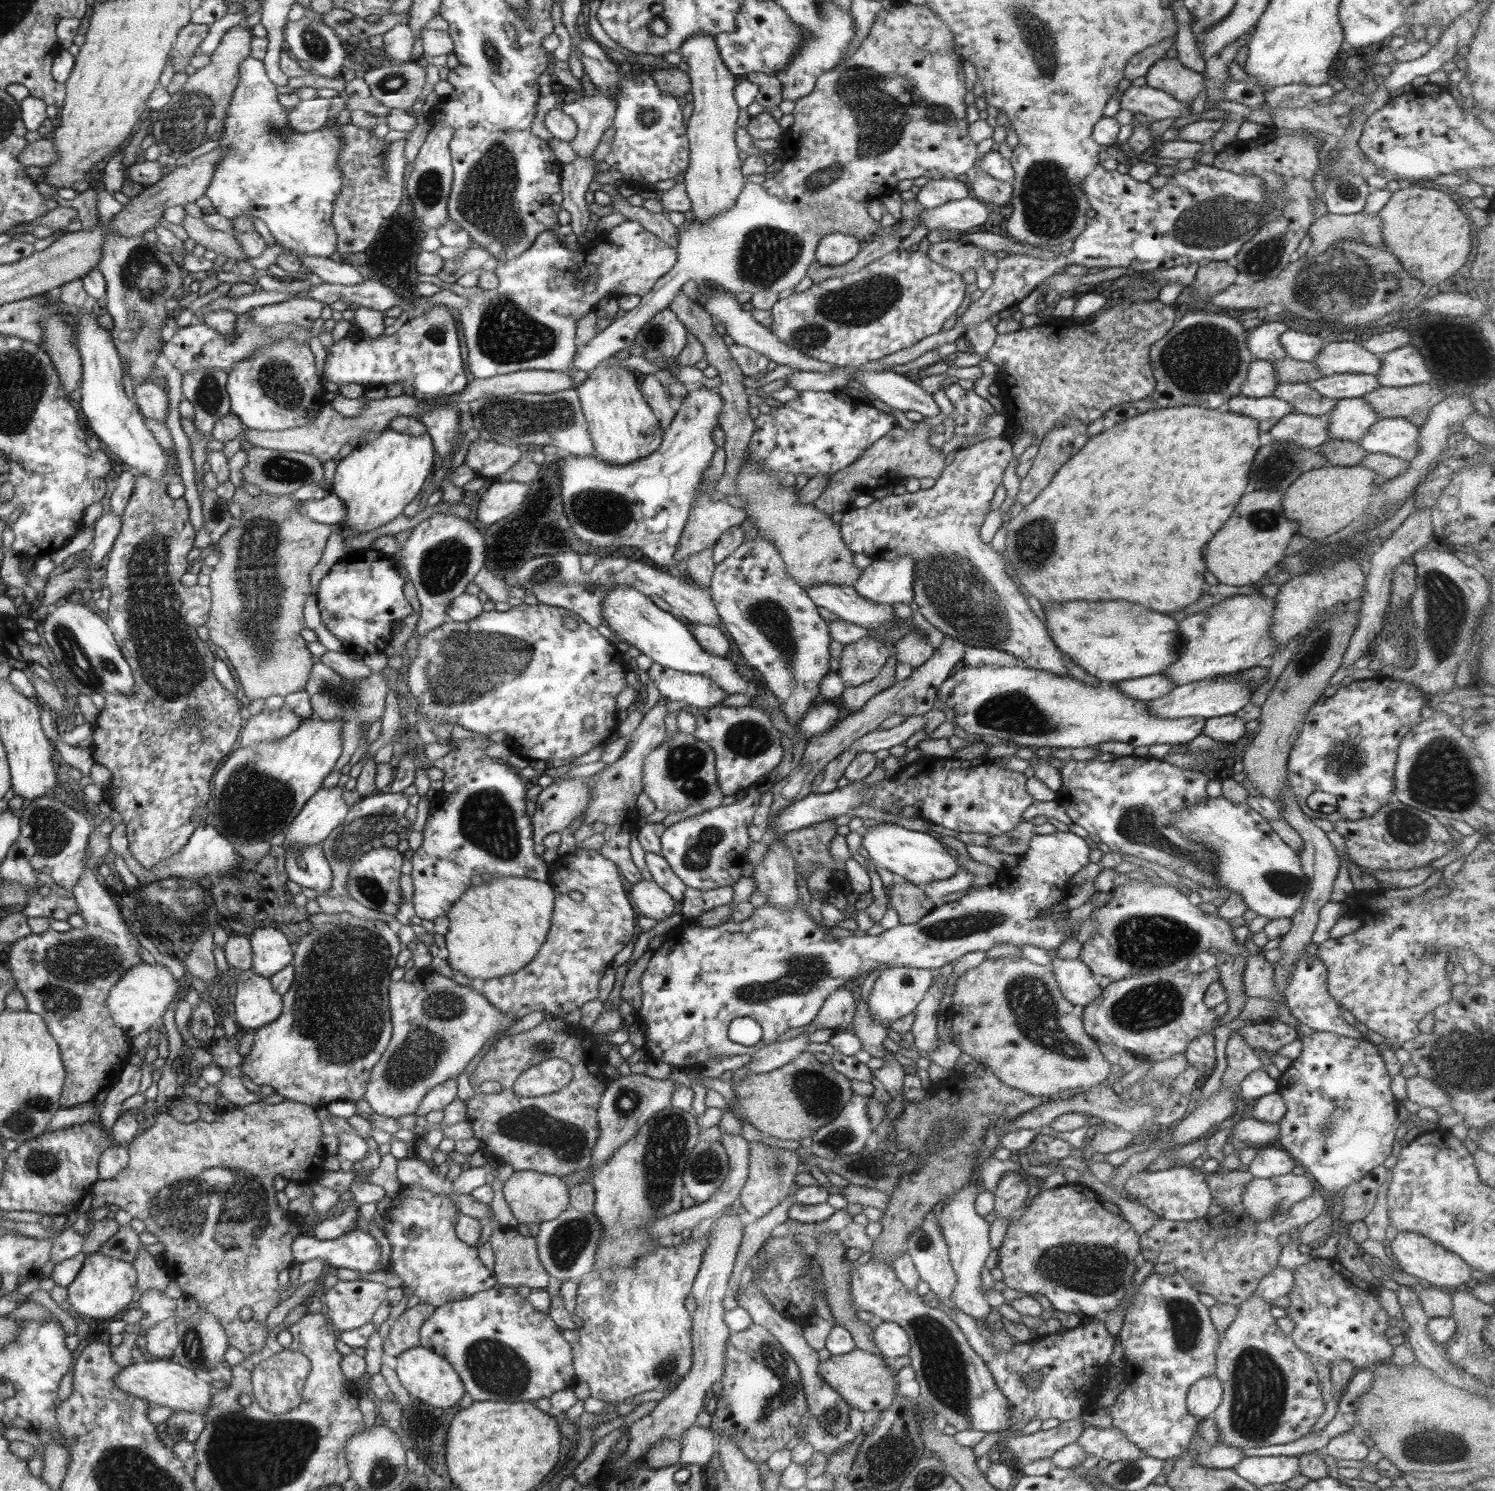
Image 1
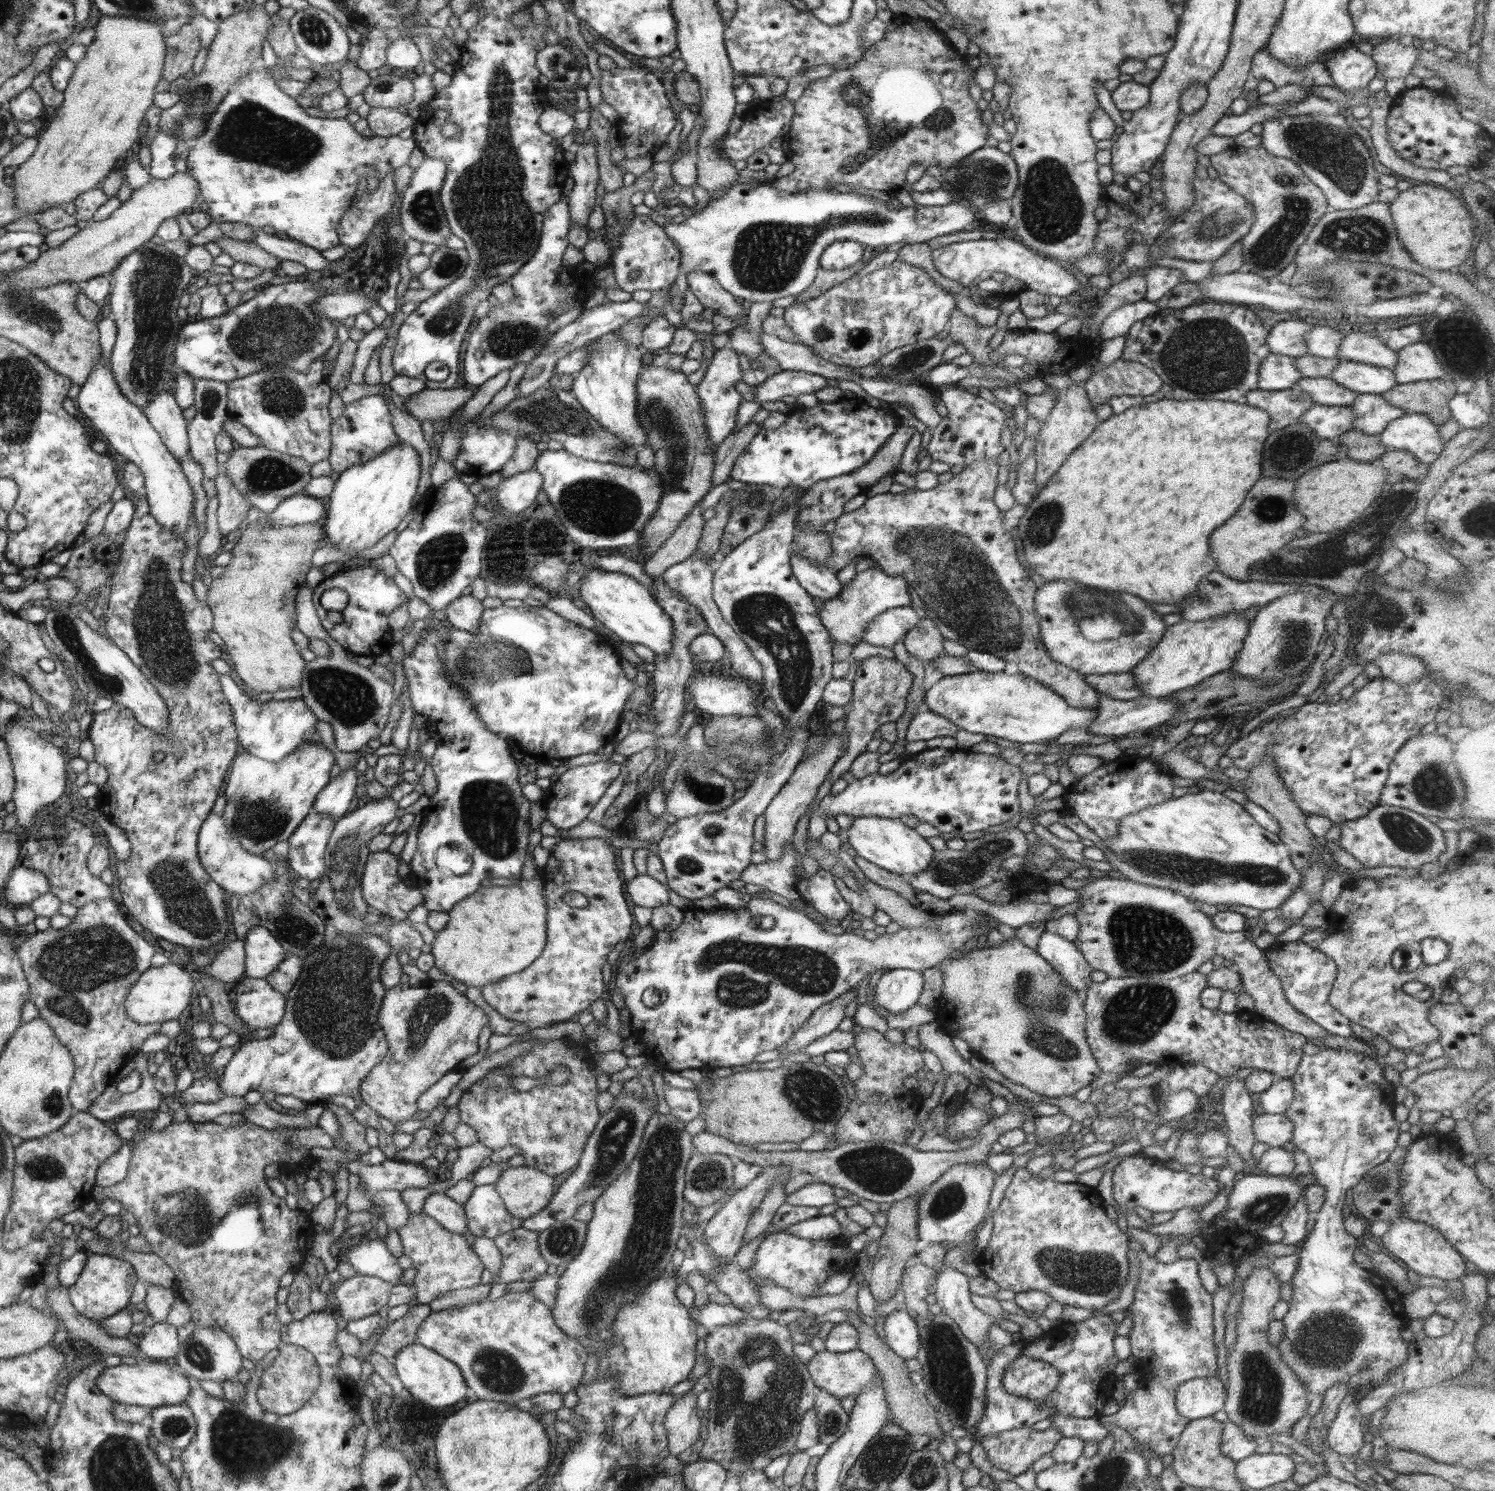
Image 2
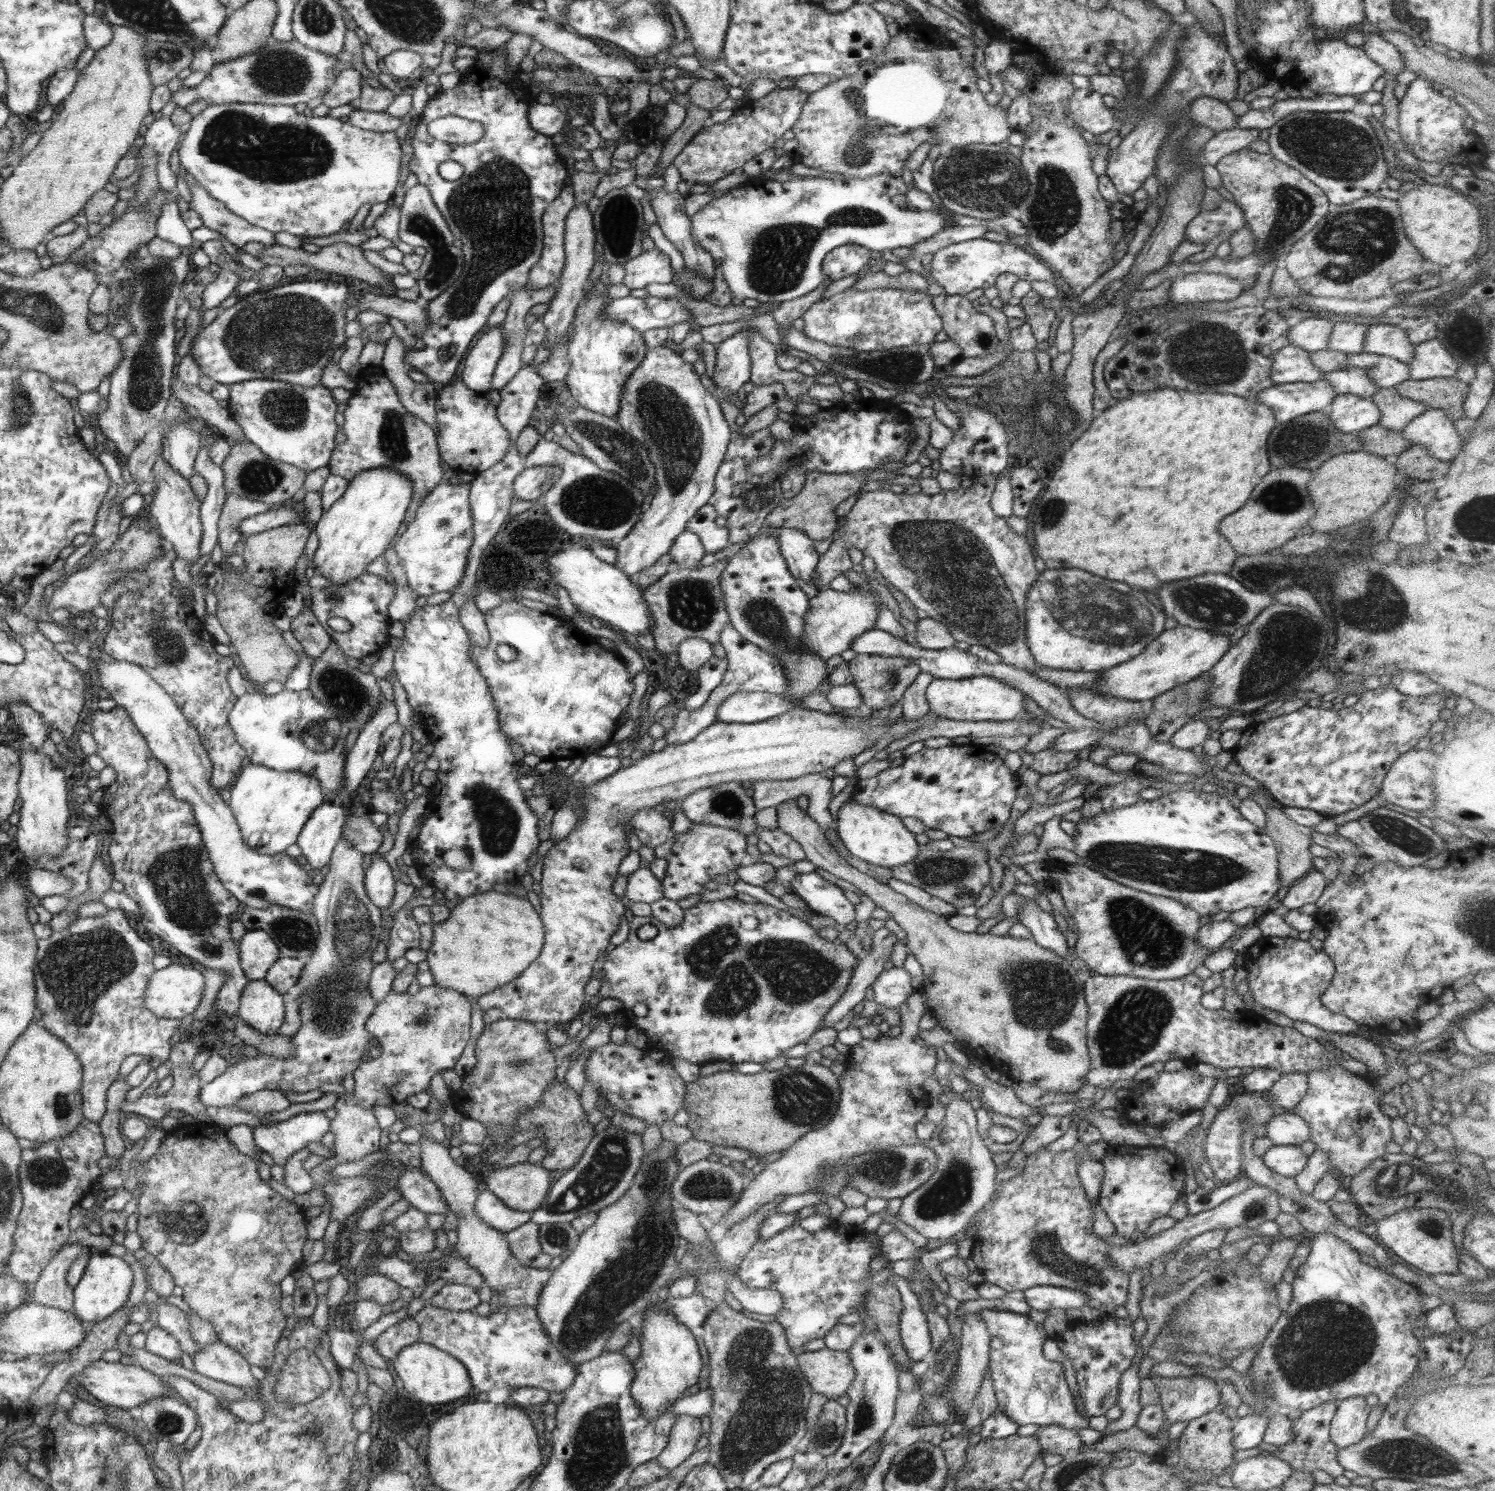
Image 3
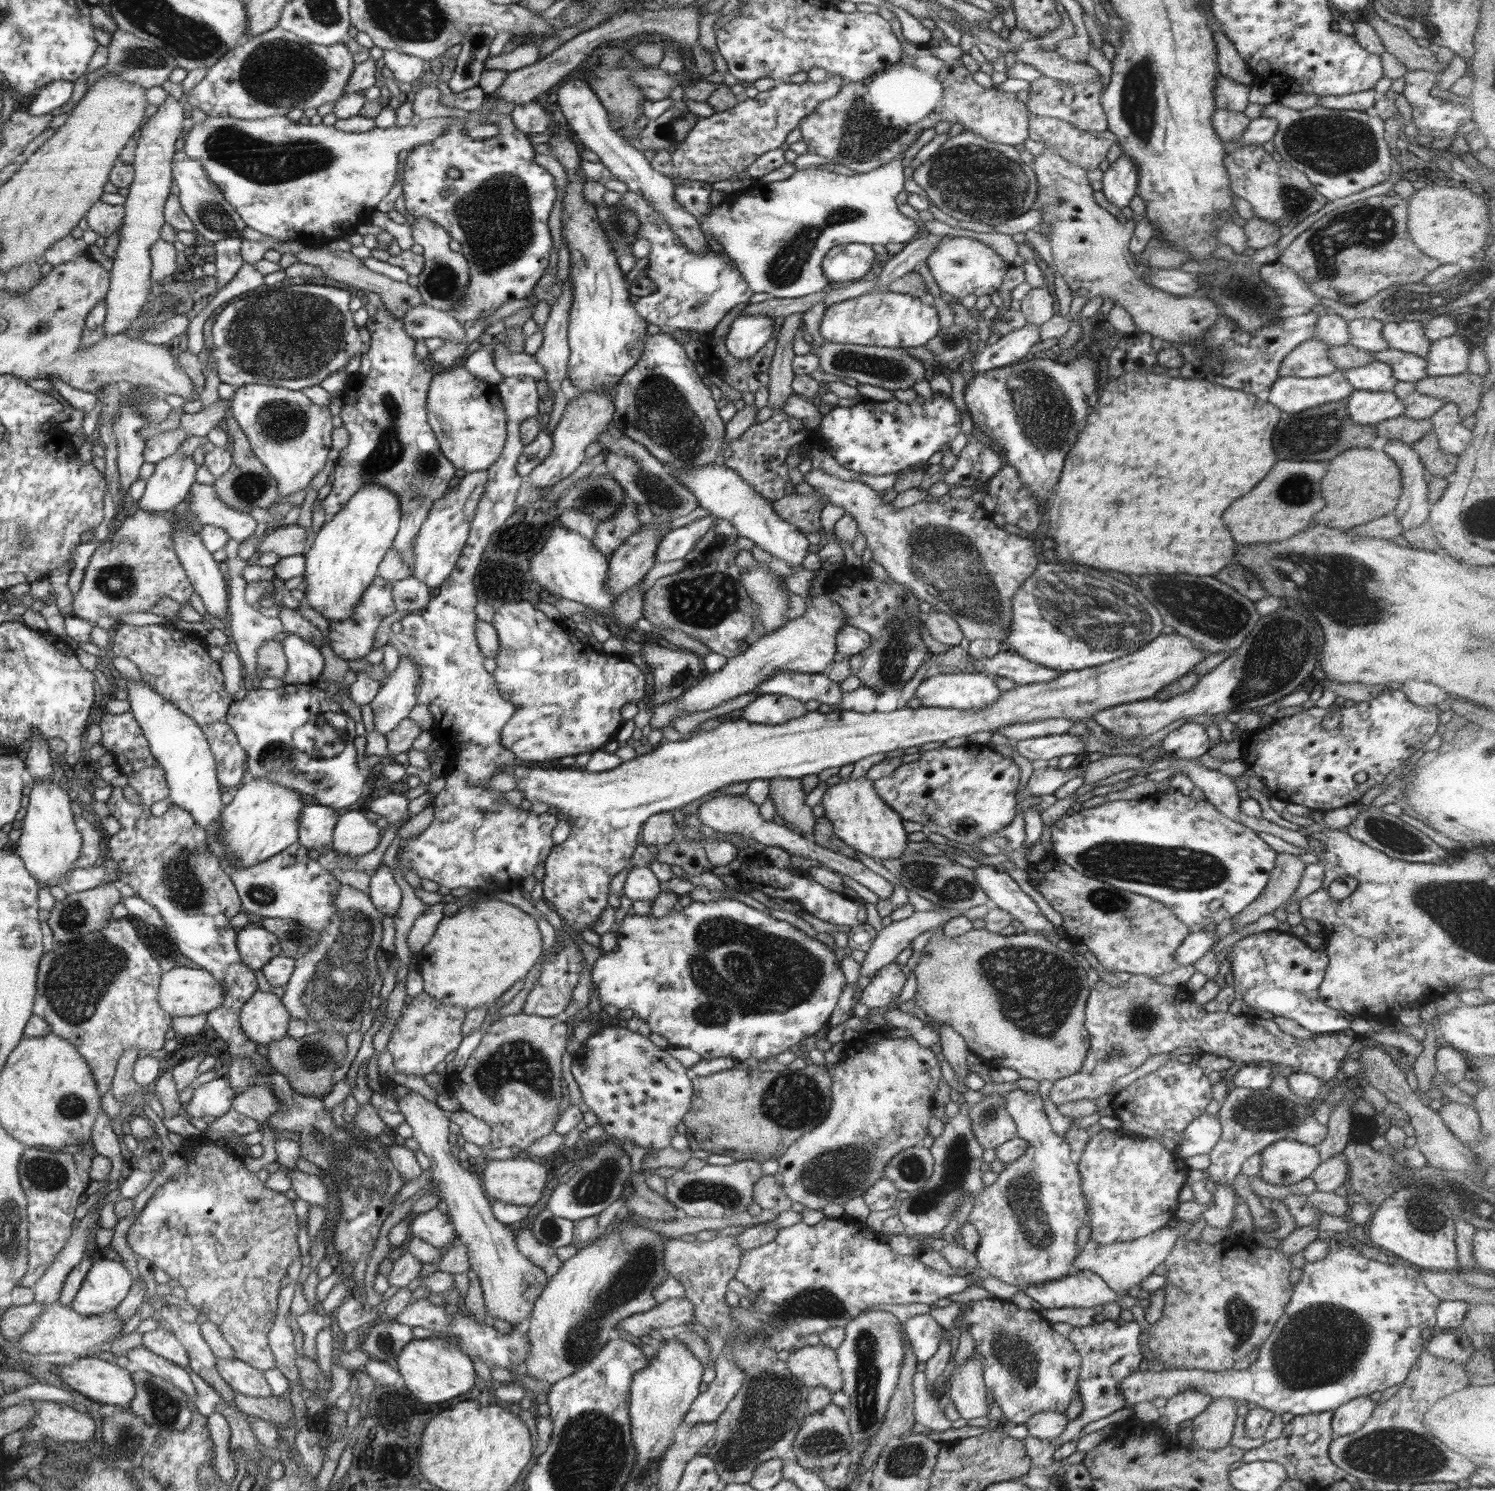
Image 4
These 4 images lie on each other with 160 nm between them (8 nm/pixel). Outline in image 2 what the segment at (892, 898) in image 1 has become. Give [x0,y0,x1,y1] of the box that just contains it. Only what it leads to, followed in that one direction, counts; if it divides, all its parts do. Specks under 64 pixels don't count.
[854,856,919,907]

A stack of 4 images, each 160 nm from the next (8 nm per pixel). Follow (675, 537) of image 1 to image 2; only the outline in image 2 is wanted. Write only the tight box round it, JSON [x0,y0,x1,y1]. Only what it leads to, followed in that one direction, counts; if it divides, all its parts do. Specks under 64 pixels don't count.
[534,345,744,548]

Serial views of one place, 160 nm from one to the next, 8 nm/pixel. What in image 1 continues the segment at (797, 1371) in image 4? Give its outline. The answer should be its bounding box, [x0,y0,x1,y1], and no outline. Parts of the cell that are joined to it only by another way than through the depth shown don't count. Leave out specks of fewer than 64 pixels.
[817,1349,899,1412]

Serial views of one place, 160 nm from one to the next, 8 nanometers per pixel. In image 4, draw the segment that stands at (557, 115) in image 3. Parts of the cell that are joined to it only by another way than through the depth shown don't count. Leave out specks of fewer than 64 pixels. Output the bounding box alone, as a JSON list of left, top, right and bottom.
[509,101,552,135]

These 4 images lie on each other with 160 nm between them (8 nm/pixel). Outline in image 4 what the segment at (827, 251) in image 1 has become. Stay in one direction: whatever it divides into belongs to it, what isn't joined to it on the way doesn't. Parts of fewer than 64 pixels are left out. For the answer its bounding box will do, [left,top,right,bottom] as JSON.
[821,243,875,285]

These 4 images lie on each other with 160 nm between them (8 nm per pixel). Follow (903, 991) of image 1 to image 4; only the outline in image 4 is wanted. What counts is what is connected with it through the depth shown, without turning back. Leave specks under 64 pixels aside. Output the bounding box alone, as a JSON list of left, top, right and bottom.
[859,961,906,1009]

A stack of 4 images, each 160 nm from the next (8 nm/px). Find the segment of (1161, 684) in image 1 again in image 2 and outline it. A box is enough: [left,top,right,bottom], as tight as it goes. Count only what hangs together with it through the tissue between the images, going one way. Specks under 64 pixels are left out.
[1083,672,1142,700]

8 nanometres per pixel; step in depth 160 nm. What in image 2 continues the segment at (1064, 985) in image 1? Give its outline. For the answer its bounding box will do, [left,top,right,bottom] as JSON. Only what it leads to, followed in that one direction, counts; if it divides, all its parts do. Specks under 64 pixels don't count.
[1036,931,1093,994]

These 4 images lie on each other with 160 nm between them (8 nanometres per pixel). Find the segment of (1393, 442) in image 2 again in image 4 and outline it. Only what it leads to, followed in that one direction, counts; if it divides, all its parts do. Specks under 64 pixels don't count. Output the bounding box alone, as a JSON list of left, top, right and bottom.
[1430,404,1473,455]

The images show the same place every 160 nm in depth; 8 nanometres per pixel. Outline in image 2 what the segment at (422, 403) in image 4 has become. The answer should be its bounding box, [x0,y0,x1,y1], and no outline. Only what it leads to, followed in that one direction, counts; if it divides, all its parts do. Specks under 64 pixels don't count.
[328,396,401,473]

